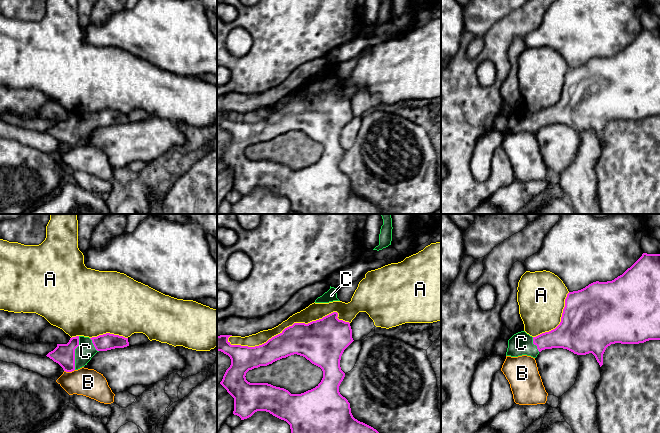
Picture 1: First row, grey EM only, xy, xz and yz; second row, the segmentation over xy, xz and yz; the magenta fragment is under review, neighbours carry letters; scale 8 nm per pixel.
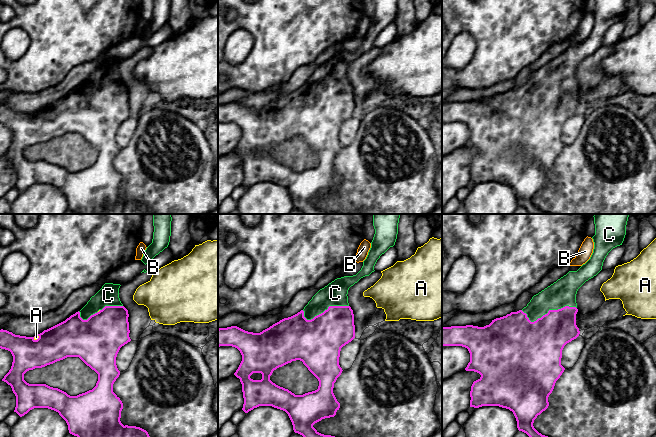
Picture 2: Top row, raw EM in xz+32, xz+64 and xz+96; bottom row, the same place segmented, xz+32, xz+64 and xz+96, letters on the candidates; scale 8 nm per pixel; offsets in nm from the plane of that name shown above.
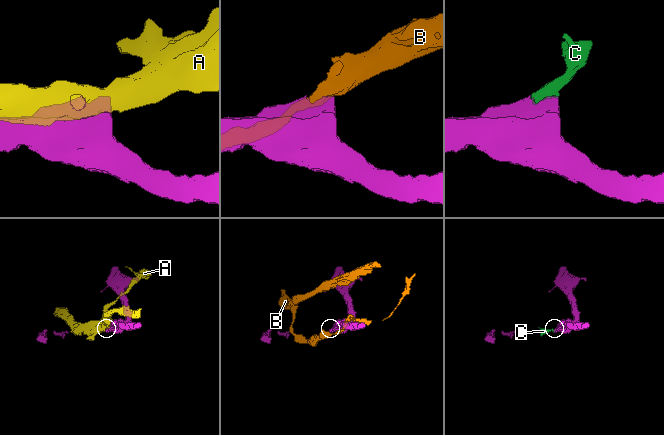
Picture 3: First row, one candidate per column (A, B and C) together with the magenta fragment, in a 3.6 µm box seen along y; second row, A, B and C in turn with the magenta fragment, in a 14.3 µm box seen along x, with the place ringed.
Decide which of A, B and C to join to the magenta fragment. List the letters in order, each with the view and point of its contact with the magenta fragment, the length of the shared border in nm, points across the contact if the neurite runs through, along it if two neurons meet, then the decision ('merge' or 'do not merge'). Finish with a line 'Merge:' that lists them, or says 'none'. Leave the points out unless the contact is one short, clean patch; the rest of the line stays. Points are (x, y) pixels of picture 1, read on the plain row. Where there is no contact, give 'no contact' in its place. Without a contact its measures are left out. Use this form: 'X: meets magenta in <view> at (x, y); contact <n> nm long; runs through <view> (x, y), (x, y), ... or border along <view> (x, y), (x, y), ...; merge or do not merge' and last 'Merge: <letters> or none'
A: meets magenta in xz at (290, 102); contact 1000 nm long; do not merge
B: meets magenta in xy at (69, 147); contact 90 nm long; do not merge
C: meets magenta in xy at (74, 129); contact 280 nm long; merge
Merge: C

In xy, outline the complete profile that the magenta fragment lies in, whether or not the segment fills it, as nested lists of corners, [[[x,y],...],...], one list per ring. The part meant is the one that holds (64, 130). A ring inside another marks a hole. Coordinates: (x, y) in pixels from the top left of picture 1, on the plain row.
[[[110,109],[92,114],[76,112],[70,114],[67,120],[57,120],[57,123],[46,132],[58,139],[64,147],[72,148],[87,141],[99,127],[127,122],[128,114]]]

